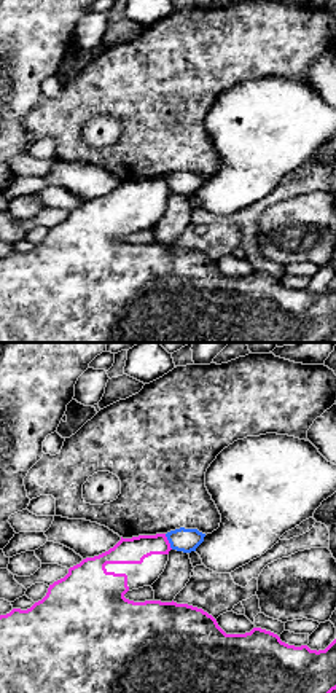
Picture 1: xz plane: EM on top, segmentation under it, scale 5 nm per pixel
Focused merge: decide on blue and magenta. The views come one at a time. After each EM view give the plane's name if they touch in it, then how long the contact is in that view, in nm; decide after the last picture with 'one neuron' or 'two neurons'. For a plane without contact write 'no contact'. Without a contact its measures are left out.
meets blue in xz; contact 90 nm long

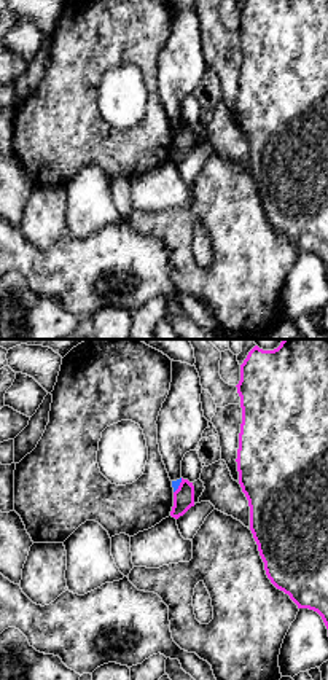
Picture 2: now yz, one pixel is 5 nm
meets blue in yz; contact 90 nm long

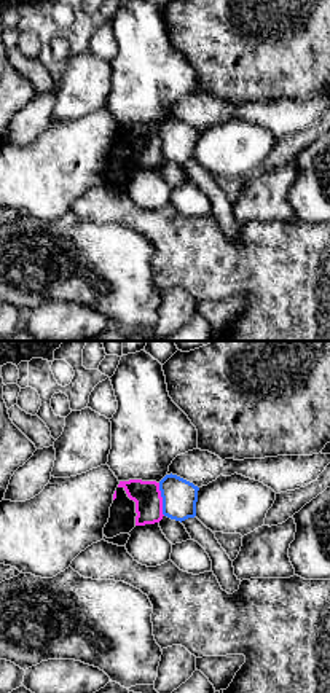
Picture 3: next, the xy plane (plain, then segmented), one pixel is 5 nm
meets blue in xy; contact 170 nm long

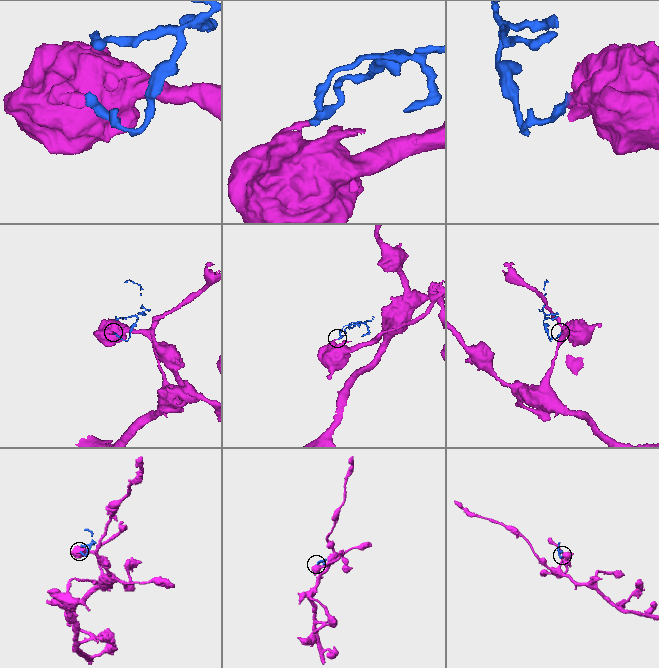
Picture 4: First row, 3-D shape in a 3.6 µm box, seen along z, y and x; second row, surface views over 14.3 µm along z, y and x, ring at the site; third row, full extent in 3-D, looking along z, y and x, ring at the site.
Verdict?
two neurons

